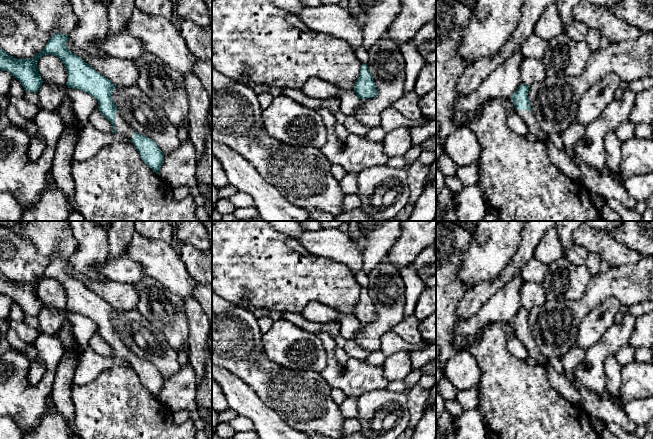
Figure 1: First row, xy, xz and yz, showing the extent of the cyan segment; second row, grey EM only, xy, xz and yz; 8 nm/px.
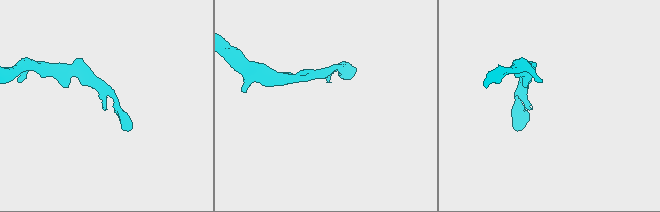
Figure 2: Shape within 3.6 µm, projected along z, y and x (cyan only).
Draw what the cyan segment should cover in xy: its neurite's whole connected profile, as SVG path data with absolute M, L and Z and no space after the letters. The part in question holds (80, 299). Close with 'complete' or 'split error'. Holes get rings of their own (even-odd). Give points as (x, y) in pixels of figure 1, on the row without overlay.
M53 258L45 272L33 283L14 282L0 271L0 294L7 295L18 303L25 314L23 322L40 331L37 316L43 303L39 298L38 284L48 278L58 281L66 292L67 311L92 319L99 328L101 338L112 348L112 357L127 360L135 369L142 385L158 398L164 386L164 378L159 370L152 363L135 356L124 344L112 322L115 309L72 277L66 270L68 263L65 258Z; split error

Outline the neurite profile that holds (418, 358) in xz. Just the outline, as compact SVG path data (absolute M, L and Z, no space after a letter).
M428 343L423 350L409 350L409 354L413 369L418 370L436 358L436 344Z

